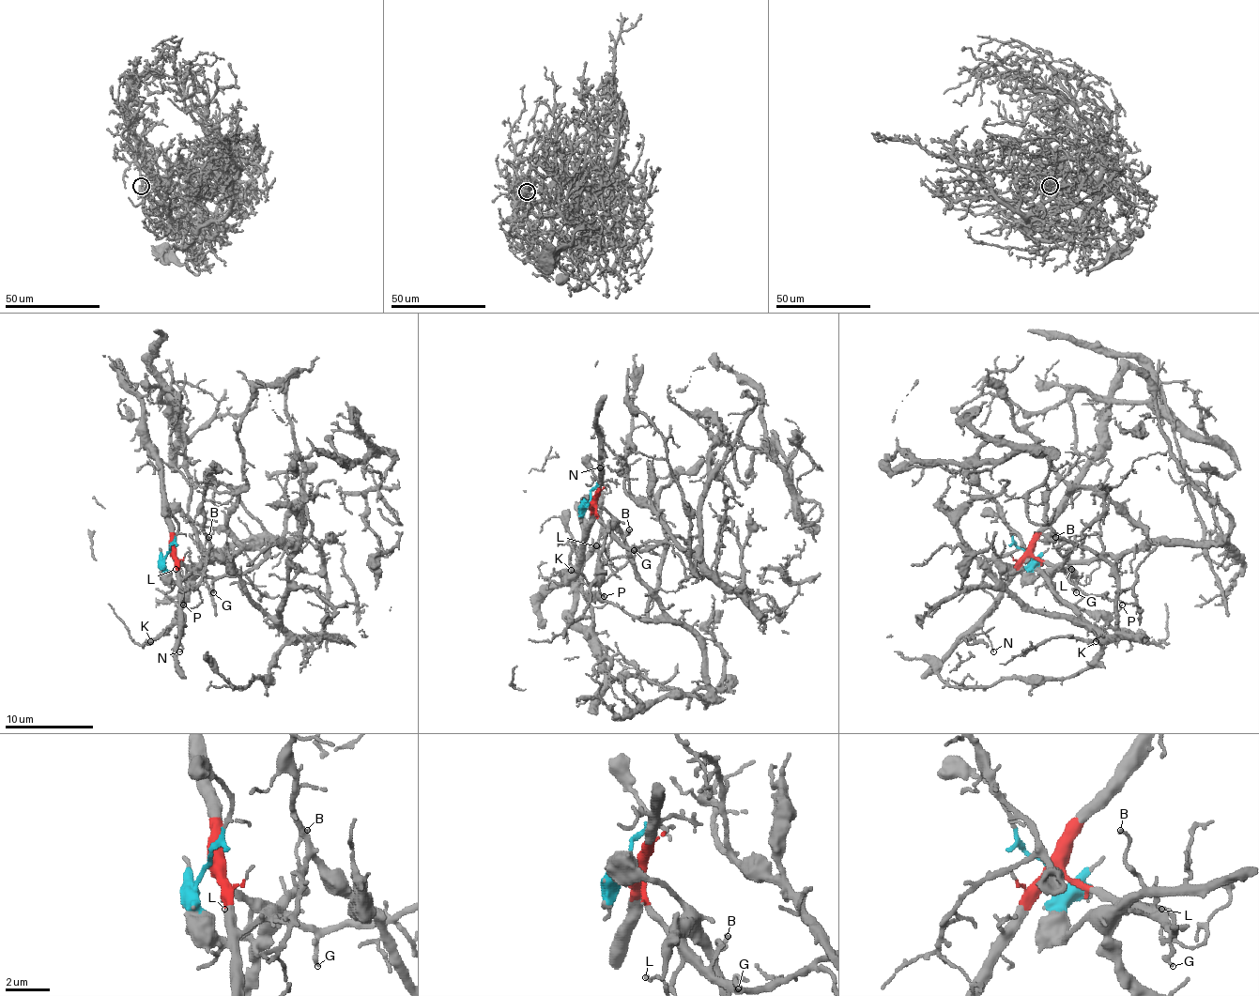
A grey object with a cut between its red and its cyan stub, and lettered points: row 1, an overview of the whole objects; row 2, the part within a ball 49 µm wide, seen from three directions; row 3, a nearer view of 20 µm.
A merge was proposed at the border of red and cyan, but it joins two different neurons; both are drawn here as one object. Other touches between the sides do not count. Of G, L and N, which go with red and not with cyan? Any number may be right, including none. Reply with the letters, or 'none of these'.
G, L, N

